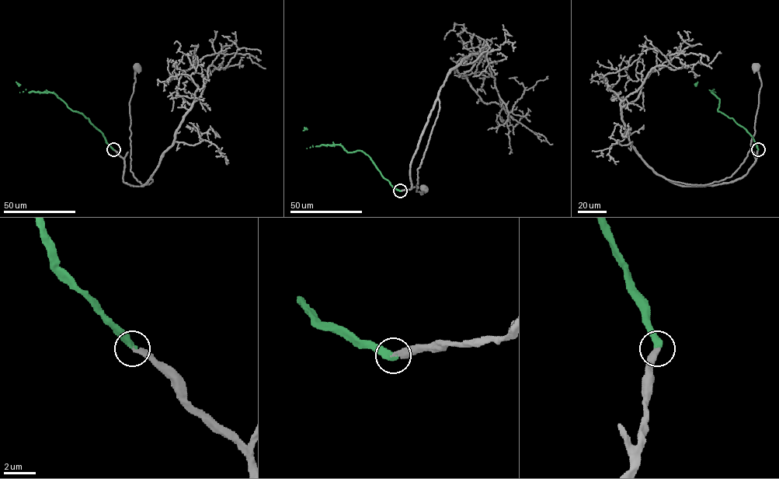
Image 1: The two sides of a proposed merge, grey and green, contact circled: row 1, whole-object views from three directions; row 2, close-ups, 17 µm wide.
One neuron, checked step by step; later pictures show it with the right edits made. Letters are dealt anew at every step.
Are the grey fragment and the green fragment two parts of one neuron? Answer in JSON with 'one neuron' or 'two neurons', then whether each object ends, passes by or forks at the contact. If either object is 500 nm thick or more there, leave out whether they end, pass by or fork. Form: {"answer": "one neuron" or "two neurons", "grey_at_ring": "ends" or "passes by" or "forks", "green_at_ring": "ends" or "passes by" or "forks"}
{"answer": "one neuron", "grey_at_ring": "ends", "green_at_ring": "ends"}

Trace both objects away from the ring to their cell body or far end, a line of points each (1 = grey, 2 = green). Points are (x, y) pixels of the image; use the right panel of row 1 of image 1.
1: (758, 149), (748, 171), (728, 182), (665, 179), (704, 185), (739, 166), (755, 132), (755, 66)
2: (758, 149), (746, 131), (718, 110), (719, 99), (712, 92), (714, 89), (697, 85), (697, 82)

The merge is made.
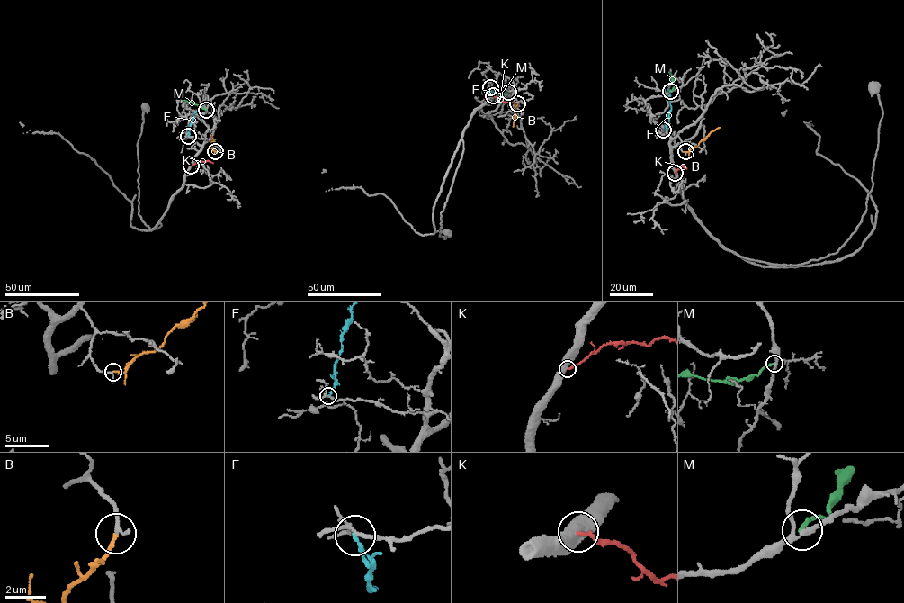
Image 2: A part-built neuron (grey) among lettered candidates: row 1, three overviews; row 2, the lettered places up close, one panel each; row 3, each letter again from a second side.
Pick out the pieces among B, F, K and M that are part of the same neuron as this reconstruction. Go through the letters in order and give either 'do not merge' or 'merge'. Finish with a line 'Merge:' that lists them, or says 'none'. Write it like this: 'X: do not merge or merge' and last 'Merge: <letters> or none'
B: merge
F: do not merge
K: do not merge
M: do not merge
Merge: B

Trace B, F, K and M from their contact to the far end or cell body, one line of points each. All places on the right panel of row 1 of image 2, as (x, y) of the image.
B: (685, 152), (720, 127)
F: (663, 130), (668, 122), (671, 110), (667, 89)
K: (675, 173), (680, 167), (684, 167), (683, 166), (686, 168)
M: (670, 92), (674, 84), (668, 72)

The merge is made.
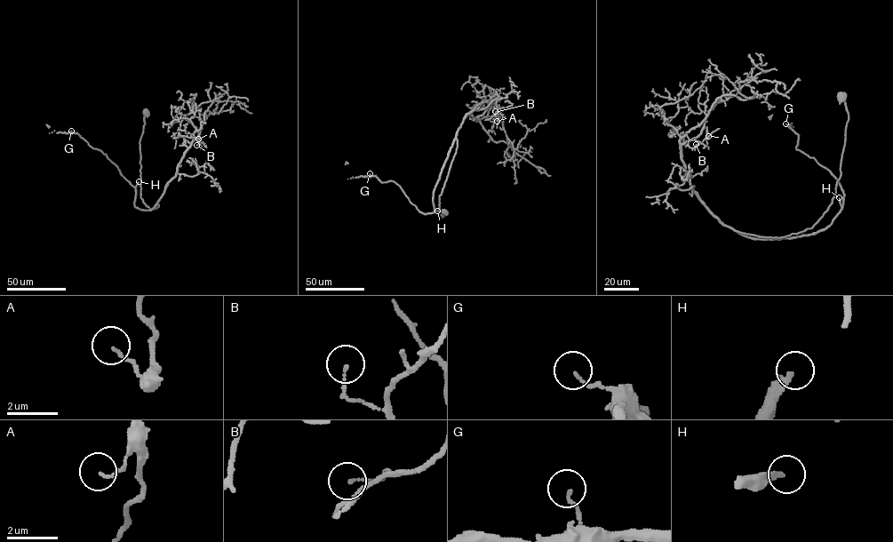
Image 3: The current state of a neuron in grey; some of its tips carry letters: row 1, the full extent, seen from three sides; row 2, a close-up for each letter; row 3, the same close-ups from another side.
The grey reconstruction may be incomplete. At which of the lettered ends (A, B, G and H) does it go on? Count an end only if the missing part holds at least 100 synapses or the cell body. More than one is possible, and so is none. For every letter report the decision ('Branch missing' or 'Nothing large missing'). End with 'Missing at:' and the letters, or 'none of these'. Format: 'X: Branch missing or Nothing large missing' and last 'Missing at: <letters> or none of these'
A: Nothing large missing
B: Nothing large missing
G: Nothing large missing
H: Branch missing
Missing at: H

